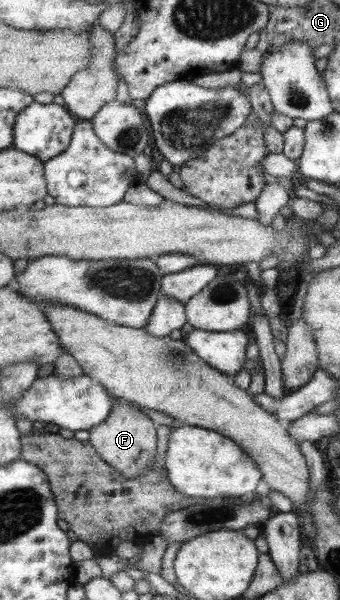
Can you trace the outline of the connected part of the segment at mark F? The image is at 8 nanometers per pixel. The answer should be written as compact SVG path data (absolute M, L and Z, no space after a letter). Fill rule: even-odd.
M114 401L114 409L110 417L99 426L92 427L87 431L89 435L88 443L100 453L101 459L105 460L116 472L120 472L125 479L137 479L147 472L147 467L151 459L157 453L157 435L155 435L155 423L144 412L138 408L133 408L129 404L118 404ZM147 455L147 461L143 457Z

